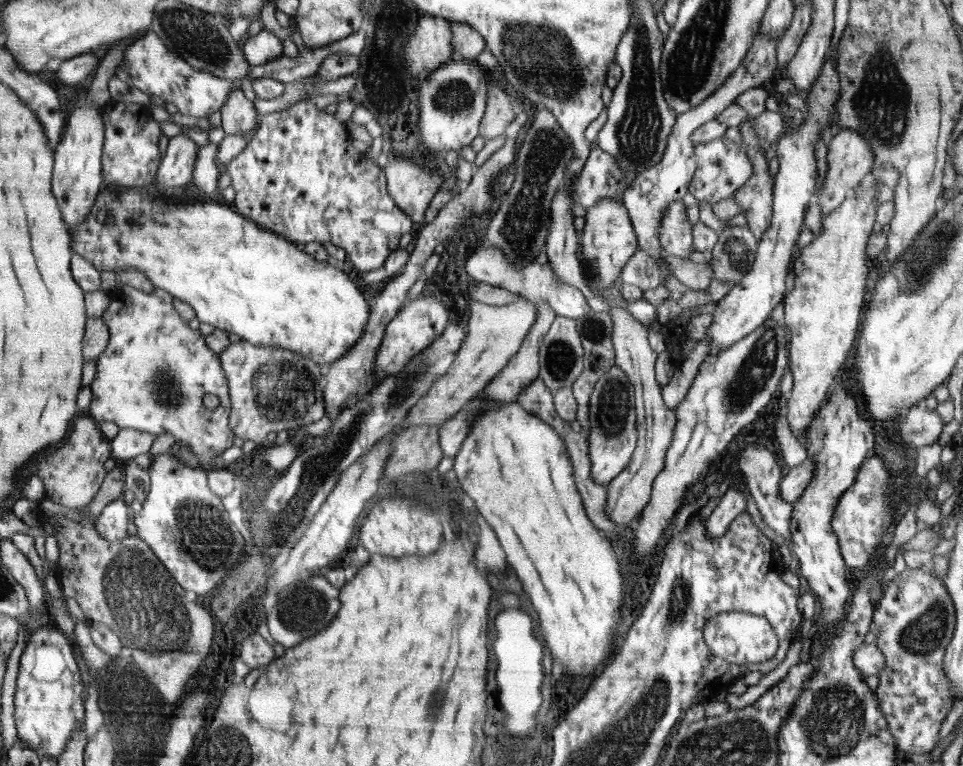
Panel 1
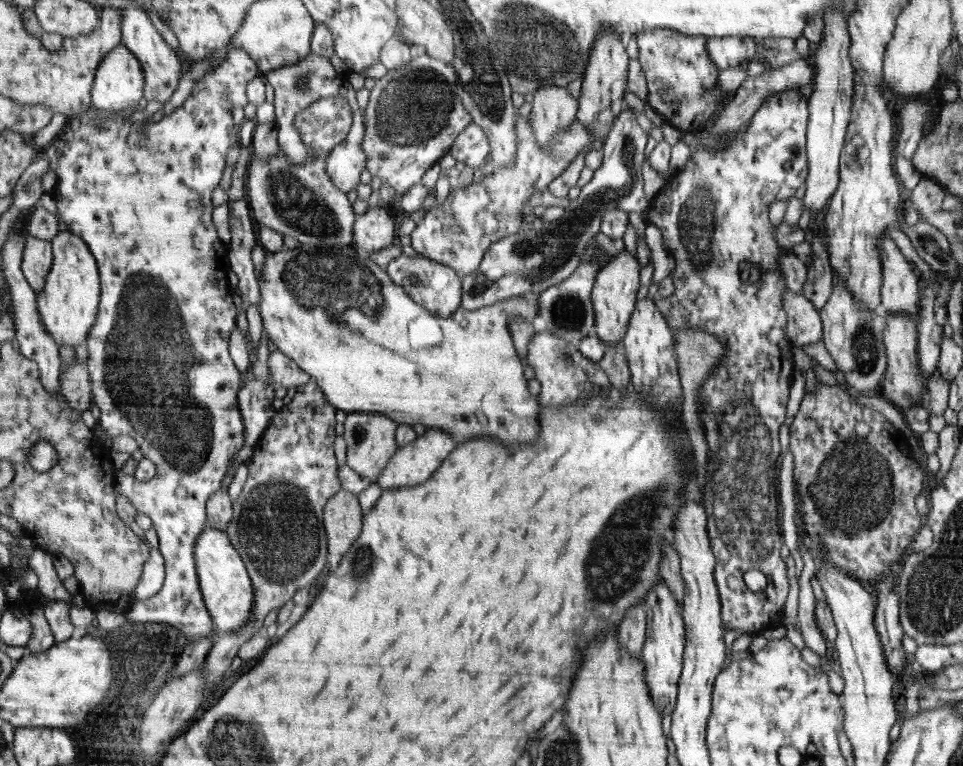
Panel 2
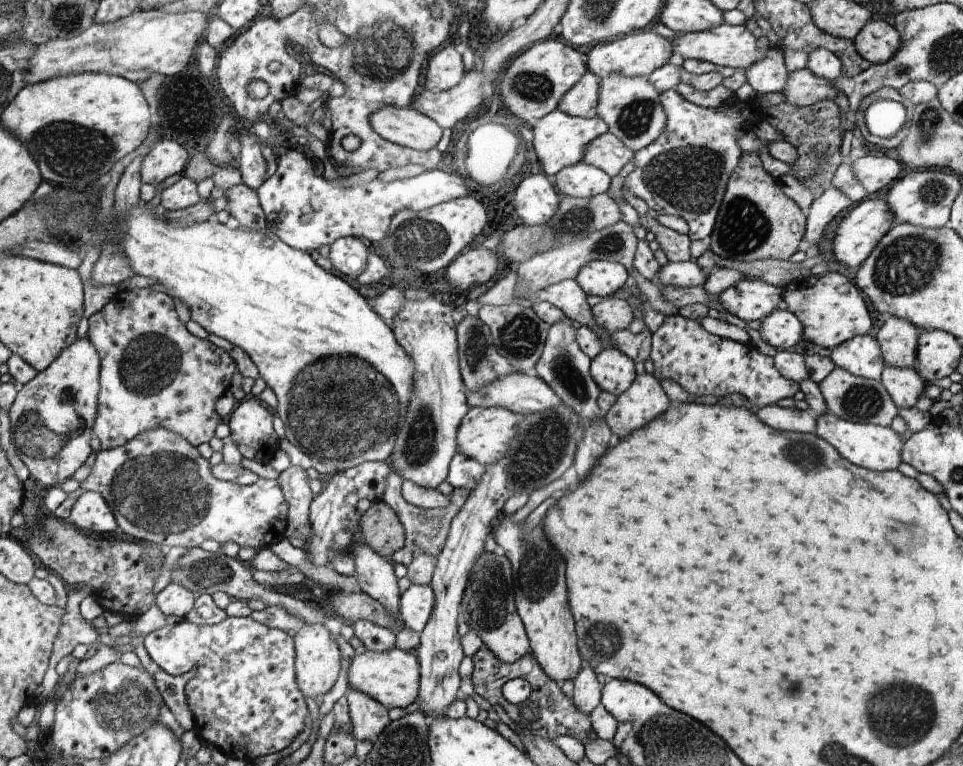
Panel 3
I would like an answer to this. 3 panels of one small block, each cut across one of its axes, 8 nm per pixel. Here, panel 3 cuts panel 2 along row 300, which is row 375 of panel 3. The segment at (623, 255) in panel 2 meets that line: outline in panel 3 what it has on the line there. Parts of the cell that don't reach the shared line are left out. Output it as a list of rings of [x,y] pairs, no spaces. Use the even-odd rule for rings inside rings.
[[[602,348],[591,360],[591,375],[602,391],[616,396],[624,393],[637,378],[634,362],[618,348]]]

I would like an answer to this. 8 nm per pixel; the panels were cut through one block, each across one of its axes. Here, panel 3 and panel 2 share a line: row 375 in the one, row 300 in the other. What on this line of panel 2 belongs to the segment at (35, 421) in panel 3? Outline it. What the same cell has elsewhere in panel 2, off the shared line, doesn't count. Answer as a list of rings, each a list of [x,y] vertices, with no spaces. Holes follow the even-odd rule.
[[[58,231],[51,240],[53,247],[53,266],[46,278],[45,289],[36,292],[38,313],[44,329],[54,337],[58,346],[76,345],[89,340],[90,328],[96,321],[101,294],[100,277],[96,259],[84,238],[72,231]]]

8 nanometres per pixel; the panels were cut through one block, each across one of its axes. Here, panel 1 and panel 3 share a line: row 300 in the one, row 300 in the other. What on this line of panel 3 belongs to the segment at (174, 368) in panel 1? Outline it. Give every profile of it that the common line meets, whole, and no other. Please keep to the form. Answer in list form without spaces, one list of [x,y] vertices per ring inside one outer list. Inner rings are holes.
[[[150,287],[123,289],[118,291],[116,295],[98,312],[91,315],[88,319],[89,327],[87,332],[88,340],[94,345],[98,346],[98,350],[102,350],[102,410],[98,410],[98,422],[94,421],[94,434],[96,438],[100,440],[101,450],[113,449],[122,445],[125,445],[128,441],[132,441],[134,437],[137,437],[140,433],[145,432],[148,429],[156,429],[158,427],[166,427],[168,430],[176,434],[180,434],[185,439],[189,439],[192,446],[200,446],[203,442],[210,442],[212,436],[214,436],[214,430],[219,428],[220,415],[216,412],[216,400],[220,396],[224,396],[224,392],[230,388],[230,382],[232,382],[232,376],[236,372],[235,360],[230,358],[230,354],[212,344],[208,339],[202,339],[192,335],[186,326],[180,322],[178,314],[176,314],[176,308],[174,308],[174,302],[172,297],[164,292],[156,292],[151,290]]]

